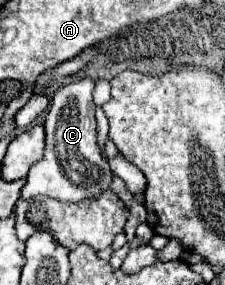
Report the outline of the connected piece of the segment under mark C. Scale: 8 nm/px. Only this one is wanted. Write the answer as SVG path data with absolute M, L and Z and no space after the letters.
M81 78L55 92L45 120L45 152L43 158L31 166L19 200L49 196L61 202L81 202L109 188L113 172L97 146L93 86L93 80Z

